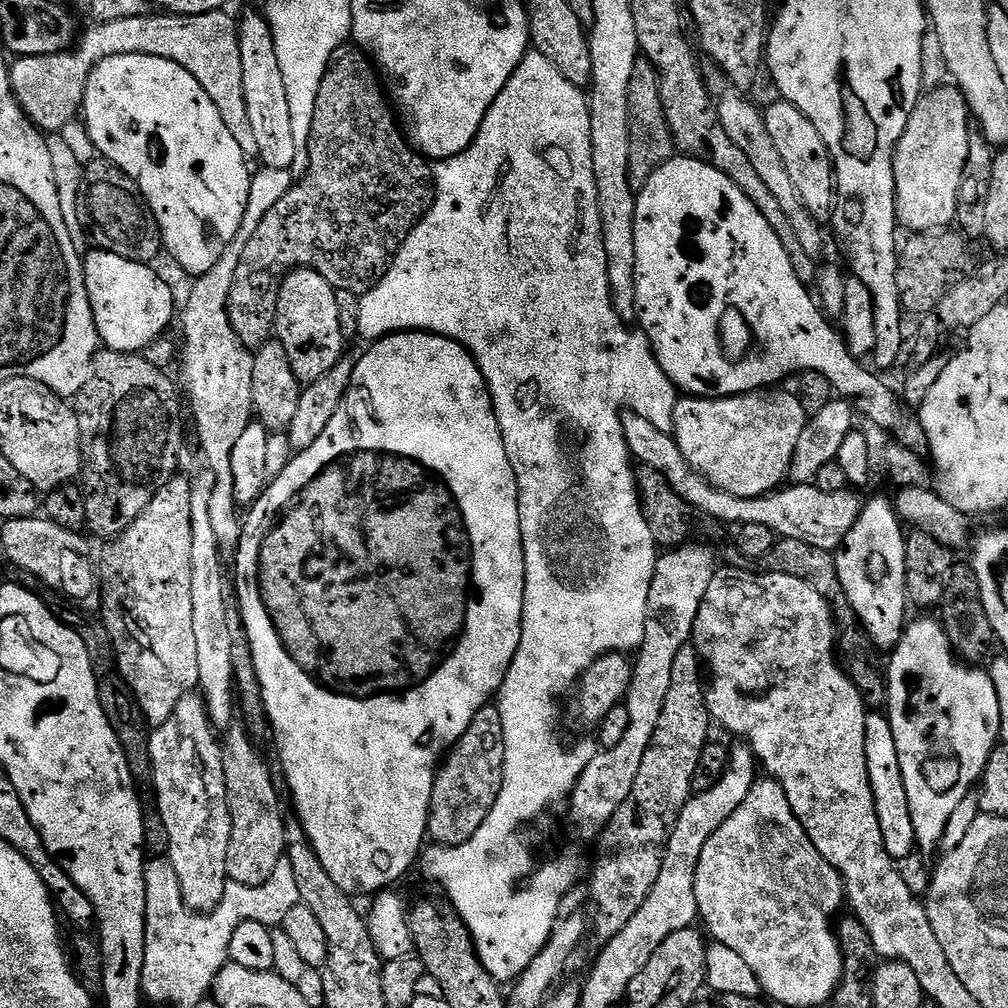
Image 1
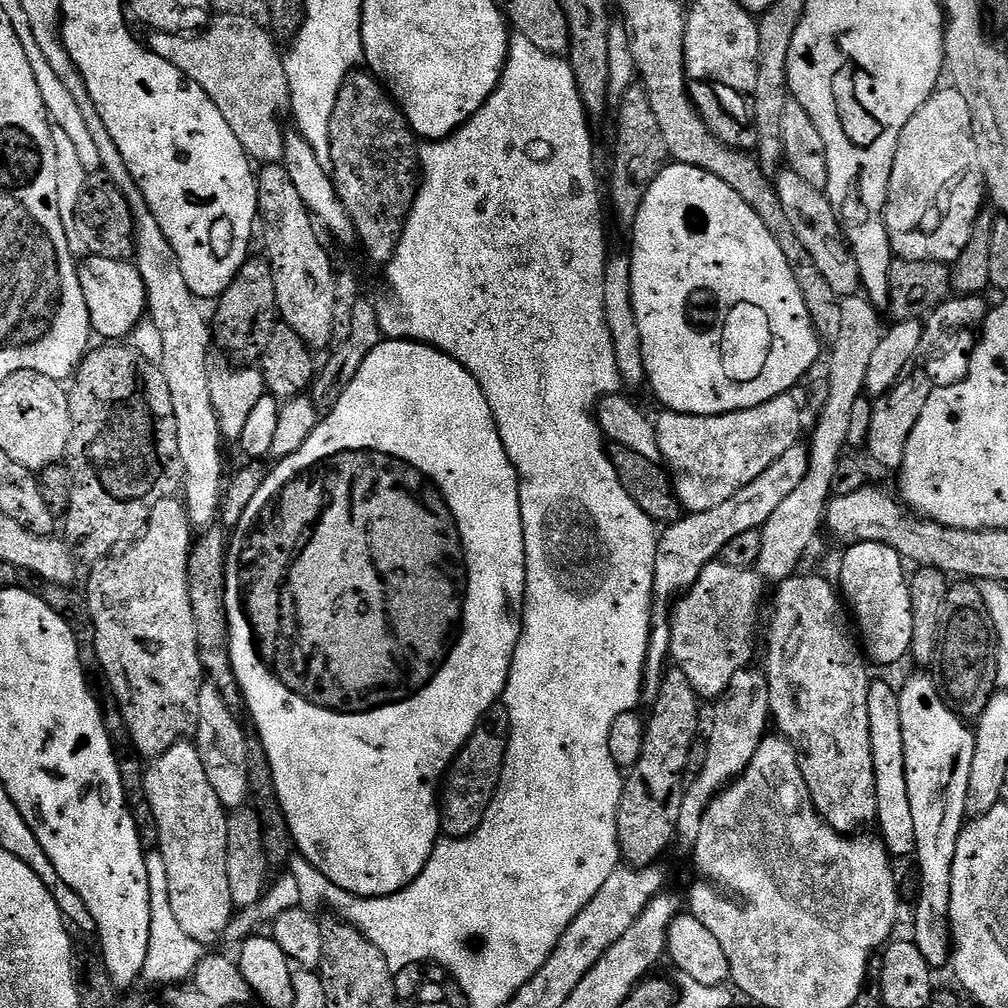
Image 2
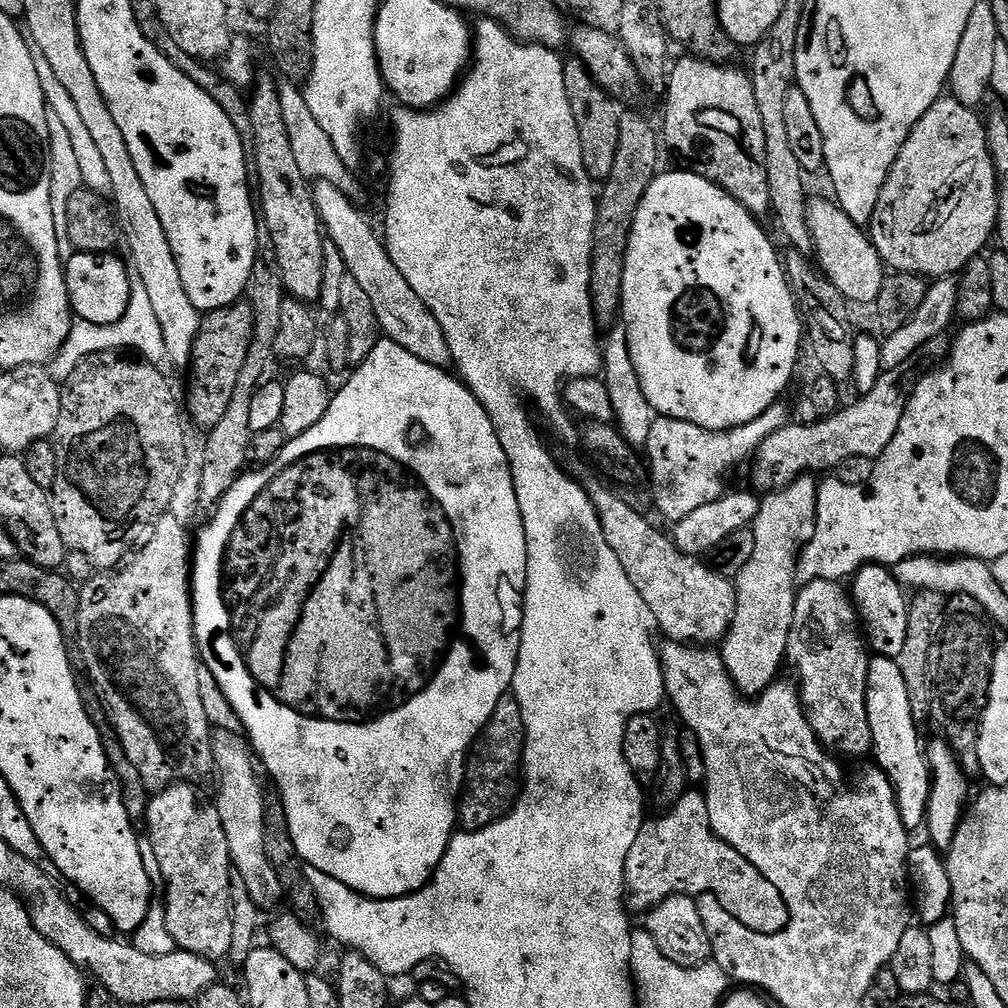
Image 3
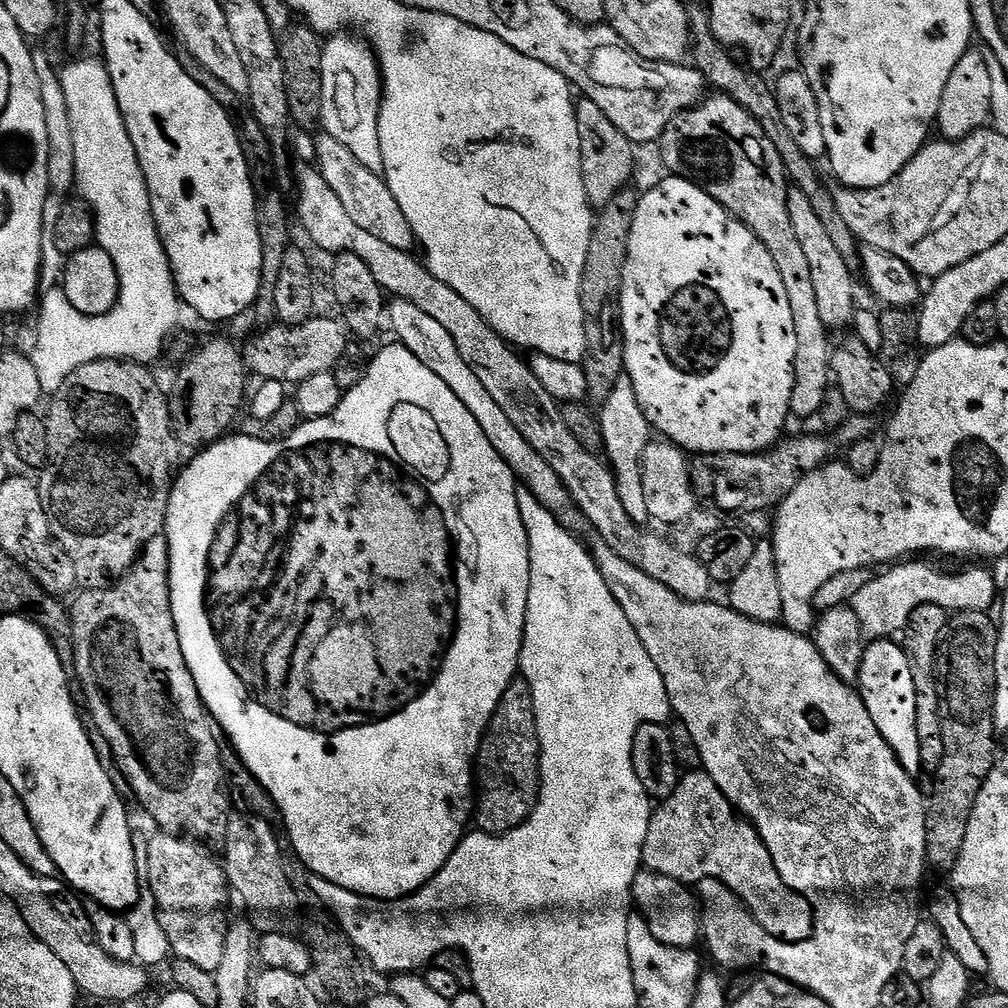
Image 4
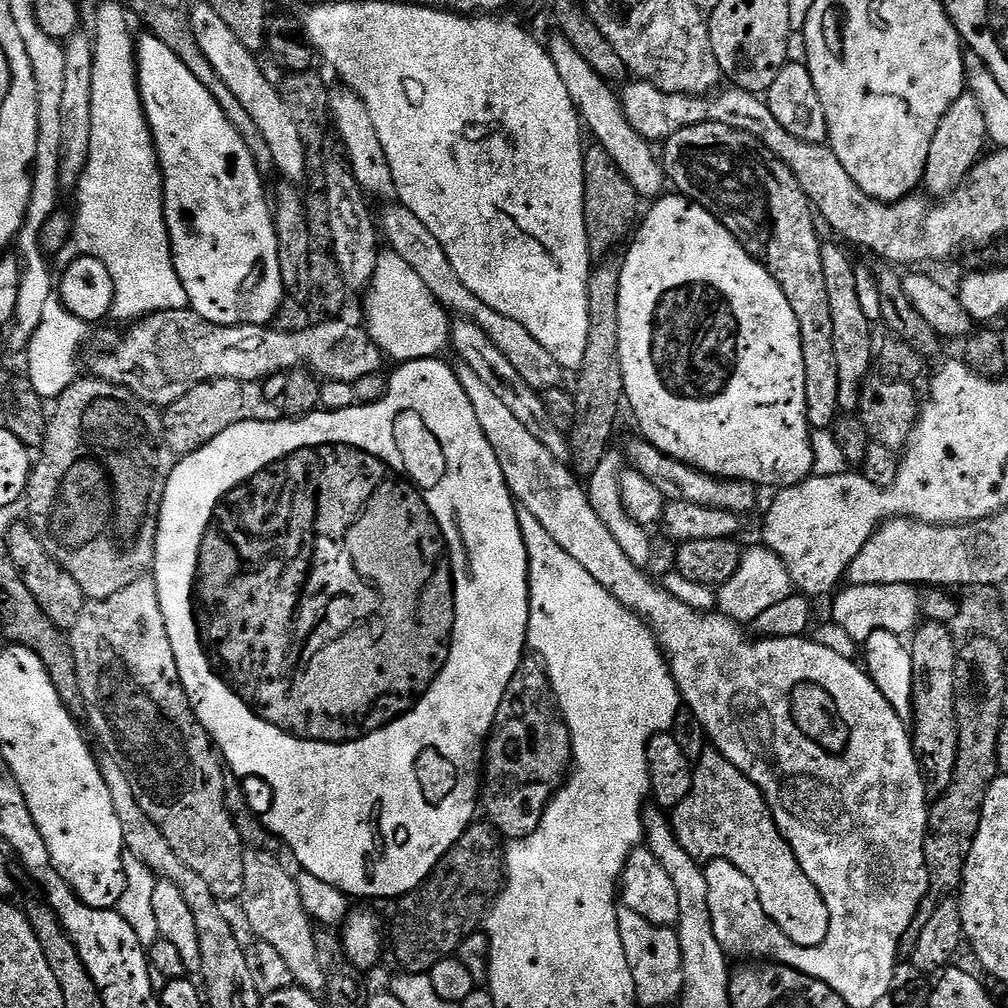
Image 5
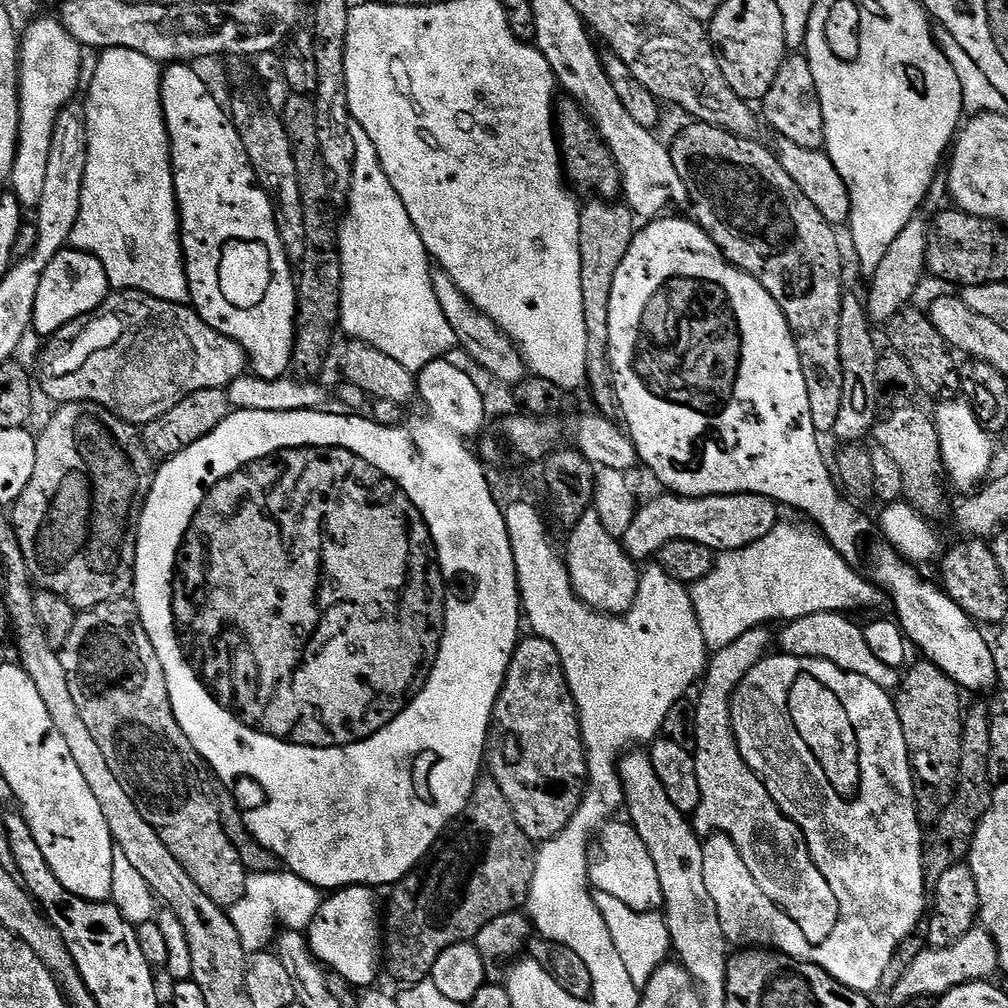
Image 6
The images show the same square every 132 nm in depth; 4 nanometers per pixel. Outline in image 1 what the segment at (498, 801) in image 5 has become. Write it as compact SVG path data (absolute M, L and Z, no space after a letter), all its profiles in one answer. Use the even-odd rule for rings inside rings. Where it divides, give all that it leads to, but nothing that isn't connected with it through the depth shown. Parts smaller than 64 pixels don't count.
M499 707L478 710L466 734L452 745L446 759L436 769L428 811L428 836L433 845L453 848L462 842L470 842L470 838L478 834L478 826L486 822L486 814L490 814L494 802L498 802L505 762L506 742L502 738Z

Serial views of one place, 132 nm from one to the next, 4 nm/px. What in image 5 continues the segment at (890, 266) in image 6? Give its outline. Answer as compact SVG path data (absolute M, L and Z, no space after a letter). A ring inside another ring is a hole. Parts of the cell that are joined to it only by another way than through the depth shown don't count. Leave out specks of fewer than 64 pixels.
M966 90L954 102L954 106L950 106L950 110L946 110L946 118L942 118L942 122L938 122L938 130L934 130L934 142L930 142L930 158L926 158L926 170L924 171L923 187L928 187L928 192L932 198L943 198L956 188L968 176L968 171L976 165L976 161L985 155L986 147L989 143L988 131L986 130L986 118L982 114L982 106L978 102L978 98L971 90Z

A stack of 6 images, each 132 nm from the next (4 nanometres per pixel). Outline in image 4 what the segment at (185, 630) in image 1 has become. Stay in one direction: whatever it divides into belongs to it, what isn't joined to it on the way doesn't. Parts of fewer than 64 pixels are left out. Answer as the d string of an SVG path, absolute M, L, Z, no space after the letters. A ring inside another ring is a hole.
M161 534L150 538L140 559L111 588L89 588L71 601L75 679L80 680L84 700L88 703L85 704L86 711L94 718L94 726L98 726L106 742L110 742L114 762L118 762L118 770L122 770L135 803L140 803L152 815L157 824L155 827L201 842L220 842L234 812L234 796L224 772L221 737L204 707L182 654L182 642L178 640L170 602L169 570L170 546L167 535Z

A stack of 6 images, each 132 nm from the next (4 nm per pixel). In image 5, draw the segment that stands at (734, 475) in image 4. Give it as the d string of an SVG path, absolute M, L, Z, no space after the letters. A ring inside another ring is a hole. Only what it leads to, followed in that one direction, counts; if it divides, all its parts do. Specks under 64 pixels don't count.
M633 434L622 447L622 455L634 470L641 472L658 490L662 490L665 501L681 500L682 502L694 502L694 506L710 506L714 510L730 510L737 514L752 512L756 508L757 485L748 484L745 480L724 480L718 476L711 476L702 470L692 468L688 464L678 462L662 450L658 450L649 440Z

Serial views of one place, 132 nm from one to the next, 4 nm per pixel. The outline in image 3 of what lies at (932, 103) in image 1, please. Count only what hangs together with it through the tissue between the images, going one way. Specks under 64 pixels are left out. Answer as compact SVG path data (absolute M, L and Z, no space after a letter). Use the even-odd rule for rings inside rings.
M941 98L934 102L934 106L930 106L930 110L926 110L926 114L922 114L922 118L908 135L908 140L902 146L902 150L898 154L886 182L878 194L878 206L874 210L870 225L872 245L878 249L880 257L884 259L885 265L892 272L912 272L916 276L925 278L955 277L957 274L963 273L965 266L983 253L980 251L987 246L988 239L991 236L993 239L997 235L996 223L998 222L1000 206L1000 177L996 174L996 167L988 149L988 129L982 116L979 116L980 114L977 109L967 108L962 102L951 98Z

